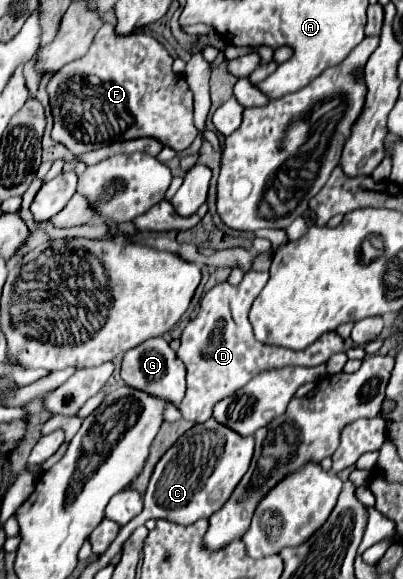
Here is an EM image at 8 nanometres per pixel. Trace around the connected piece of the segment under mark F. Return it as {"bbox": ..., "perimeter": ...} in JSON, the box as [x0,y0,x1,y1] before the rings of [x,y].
{"bbox":[46,23,198,156],"perimeter":[[[109,23],[98,30],[90,50],[82,58],[66,64],[48,80],[46,92],[54,118],[50,136],[54,142],[66,146],[74,156],[132,138],[154,138],[162,146],[182,152],[196,140],[198,134],[194,126],[192,90],[188,88],[186,78],[172,70],[172,56],[166,48],[148,34],[116,36],[114,26]]]}

